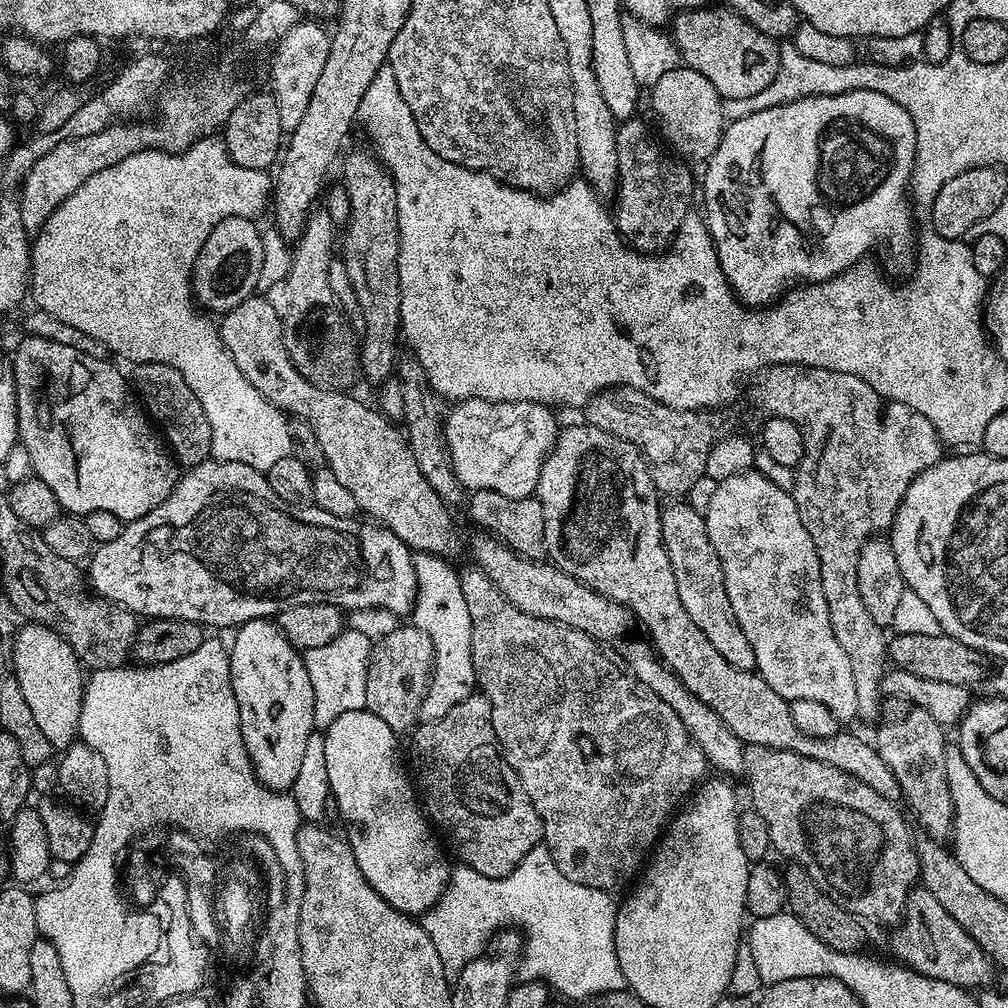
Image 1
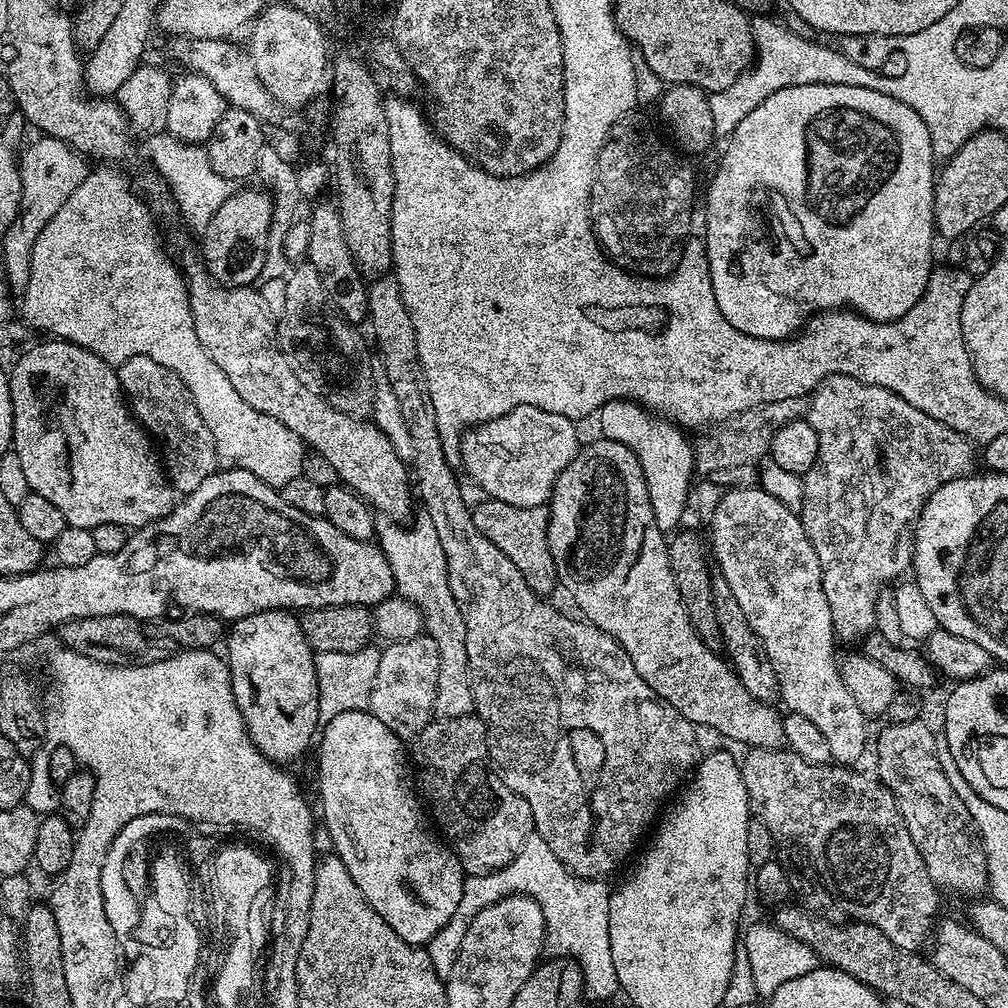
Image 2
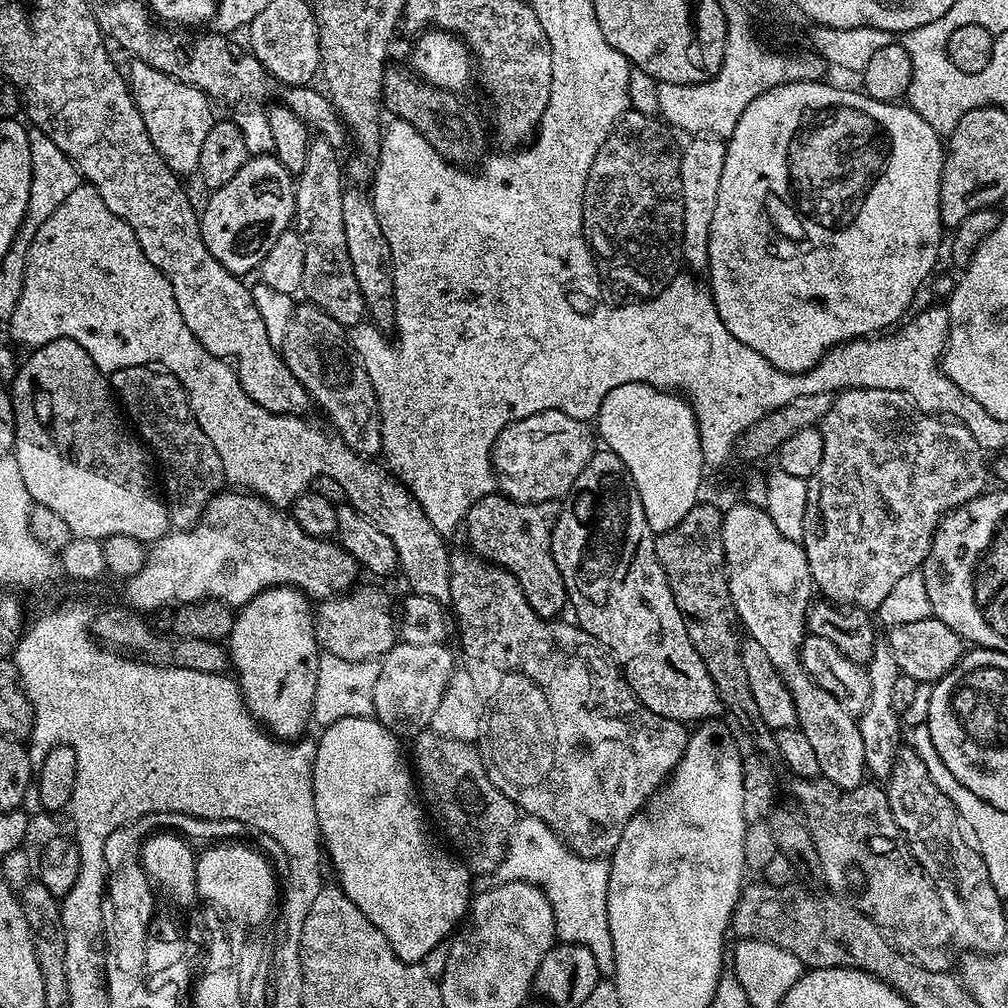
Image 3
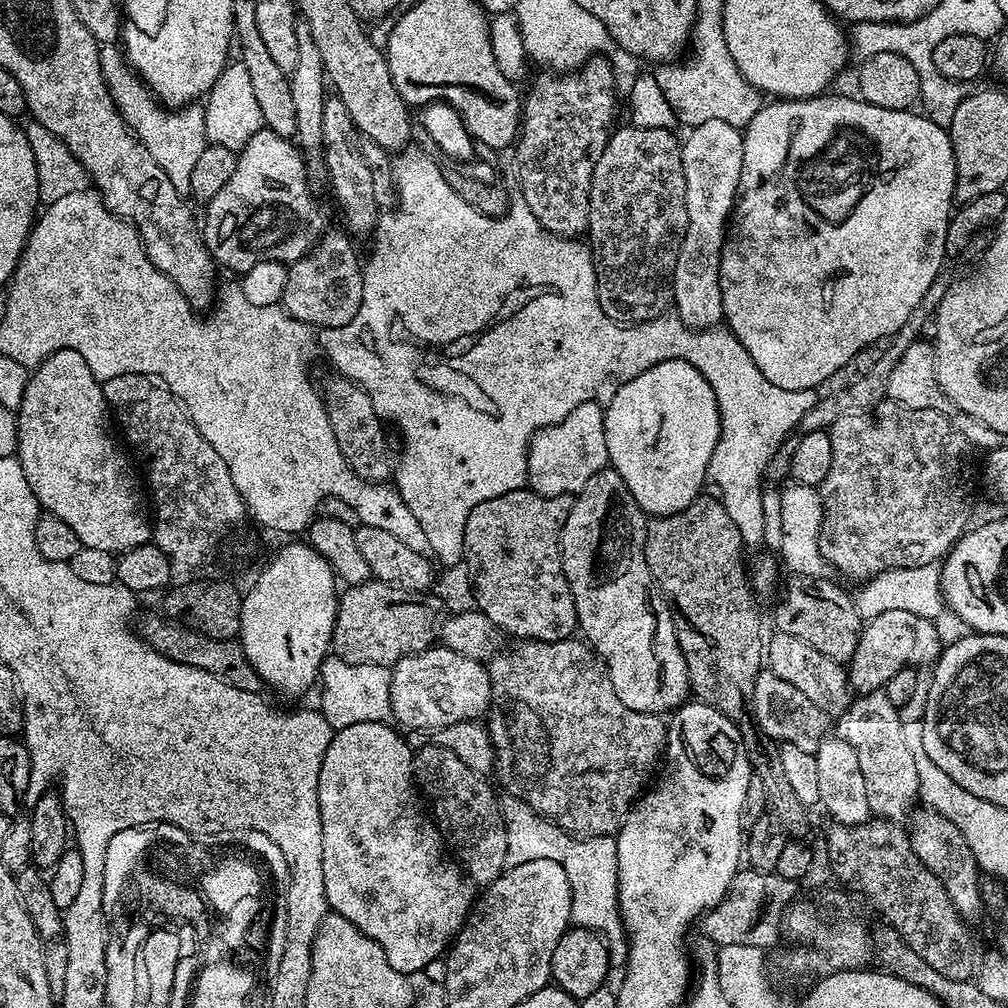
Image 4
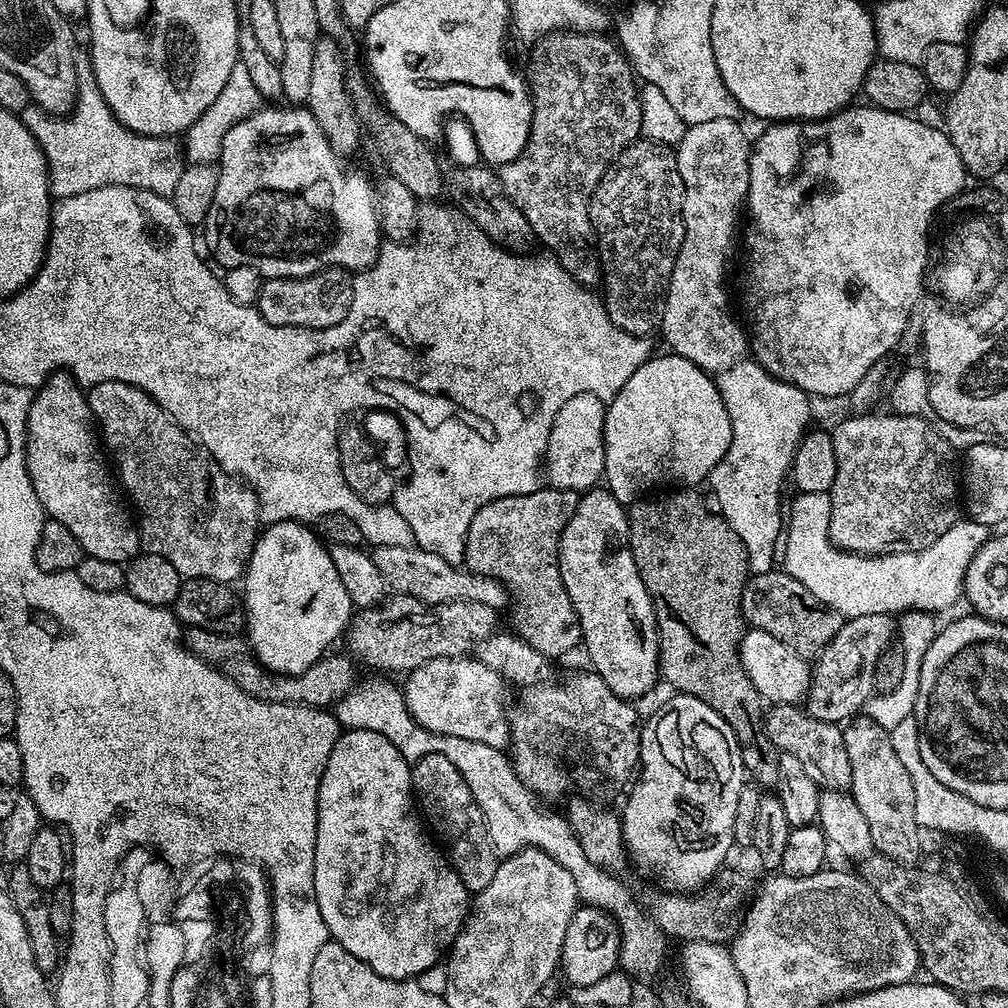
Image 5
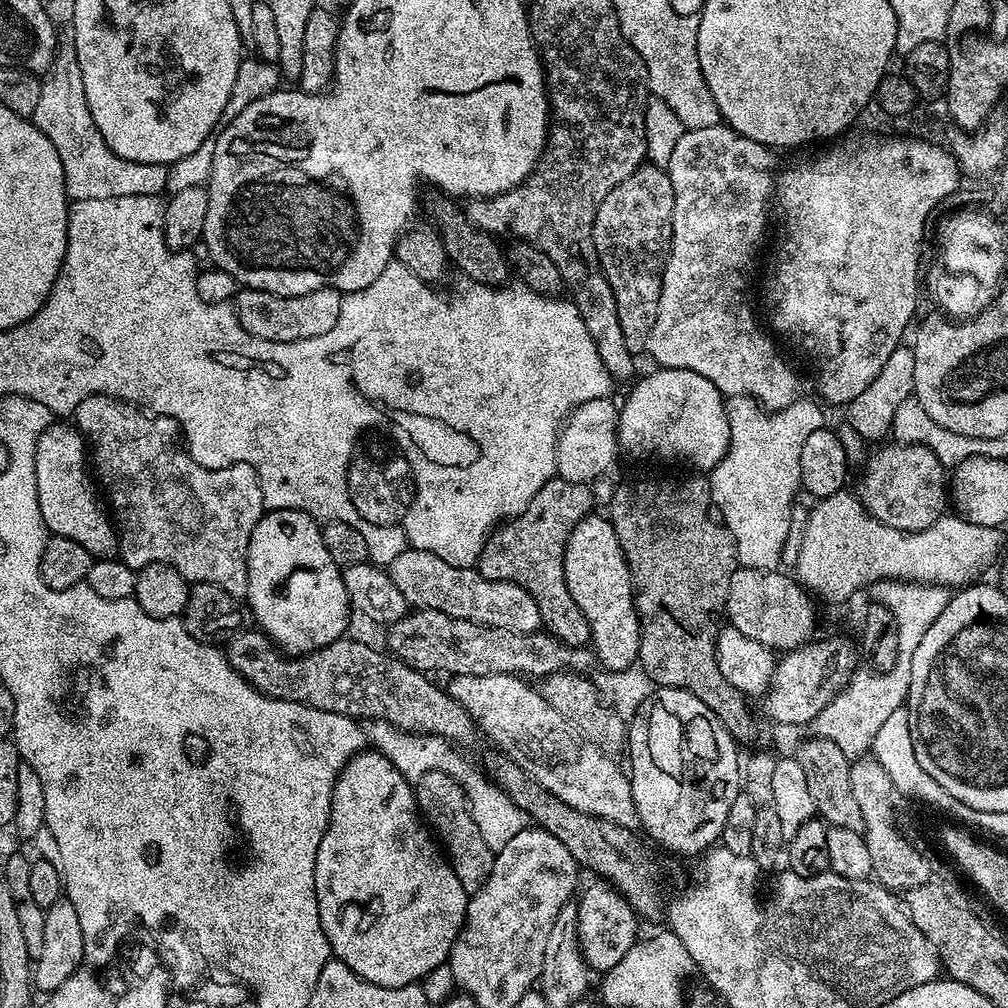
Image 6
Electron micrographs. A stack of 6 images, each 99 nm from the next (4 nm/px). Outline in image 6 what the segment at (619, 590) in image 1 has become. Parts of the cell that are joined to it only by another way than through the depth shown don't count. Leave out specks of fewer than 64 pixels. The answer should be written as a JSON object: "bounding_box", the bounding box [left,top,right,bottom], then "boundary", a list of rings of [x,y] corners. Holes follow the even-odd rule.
{"bounding_box":[564,515,640,672],"boundary":[[[596,515],[583,516],[568,535],[564,547],[564,581],[573,604],[582,610],[590,626],[590,648],[598,664],[601,664],[599,667],[616,672],[637,663],[640,655],[640,620],[636,617],[632,576],[628,573],[628,563],[618,542],[618,534],[614,534],[611,520]]]}

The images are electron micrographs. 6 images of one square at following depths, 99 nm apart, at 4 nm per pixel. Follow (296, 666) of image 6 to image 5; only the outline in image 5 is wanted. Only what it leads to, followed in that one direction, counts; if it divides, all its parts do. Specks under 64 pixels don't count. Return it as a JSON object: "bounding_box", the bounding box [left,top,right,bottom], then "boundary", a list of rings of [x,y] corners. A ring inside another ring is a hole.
{"bounding_box":[182,628,358,709],"boundary":[[[188,628],[183,633],[182,639],[188,651],[202,658],[202,662],[206,662],[214,670],[218,670],[218,674],[230,678],[230,682],[234,682],[238,690],[267,704],[306,704],[309,708],[327,709],[343,699],[358,680],[357,665],[348,654],[343,654],[344,656],[325,654],[319,662],[310,666],[310,670],[297,676],[287,676],[272,672],[265,664],[260,663],[260,659],[252,652],[251,644],[243,635],[208,632],[204,628]]]}

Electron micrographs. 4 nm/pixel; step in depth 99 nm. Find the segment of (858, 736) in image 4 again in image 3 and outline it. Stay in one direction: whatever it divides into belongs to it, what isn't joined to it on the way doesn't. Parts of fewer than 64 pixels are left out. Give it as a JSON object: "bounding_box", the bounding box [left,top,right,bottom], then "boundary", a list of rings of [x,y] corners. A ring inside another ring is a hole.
{"bounding_box":[858,638,902,778],"boundary":[[[886,638],[877,639],[874,654],[868,659],[866,671],[870,678],[870,698],[868,704],[858,714],[860,733],[862,734],[862,750],[864,751],[864,766],[880,778],[887,778],[896,761],[896,753],[902,747],[900,728],[902,716],[892,703],[896,700],[896,683],[902,680],[902,673],[898,662],[894,662],[894,650],[890,650]]]}

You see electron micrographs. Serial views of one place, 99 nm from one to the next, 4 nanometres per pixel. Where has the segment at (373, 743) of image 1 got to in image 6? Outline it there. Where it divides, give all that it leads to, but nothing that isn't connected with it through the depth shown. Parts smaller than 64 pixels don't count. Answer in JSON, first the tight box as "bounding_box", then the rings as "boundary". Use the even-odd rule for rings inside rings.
{"bounding_box":[314,750,470,988],"boundary":[[[375,750],[357,752],[344,764],[340,776],[336,779],[326,834],[322,834],[322,842],[318,846],[318,858],[314,862],[314,886],[318,898],[318,914],[322,922],[322,930],[328,939],[331,955],[335,959],[346,962],[346,966],[350,966],[350,970],[354,970],[354,974],[358,974],[366,982],[374,982],[378,986],[391,988],[423,981],[424,976],[430,974],[430,970],[434,970],[447,961],[456,941],[456,935],[460,933],[460,927],[464,925],[464,915],[470,899],[469,893],[462,890],[462,882],[458,882],[451,864],[442,855],[441,849],[434,843],[426,827],[416,806],[413,785],[396,769],[394,762],[390,762],[381,752]]]}

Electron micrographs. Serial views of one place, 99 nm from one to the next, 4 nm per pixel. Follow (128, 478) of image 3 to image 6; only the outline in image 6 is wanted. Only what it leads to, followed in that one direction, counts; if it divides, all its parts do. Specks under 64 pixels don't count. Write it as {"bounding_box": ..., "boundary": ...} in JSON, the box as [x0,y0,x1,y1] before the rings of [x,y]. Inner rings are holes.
{"bounding_box":[34,422,118,557],"boundary":[[[53,422],[42,434],[42,438],[38,438],[34,475],[42,522],[51,535],[70,538],[78,542],[78,546],[86,546],[92,557],[111,557],[118,548],[118,533],[113,517],[106,511],[98,495],[97,485],[90,475],[86,441],[80,429],[71,423],[64,423],[68,422]]]}

